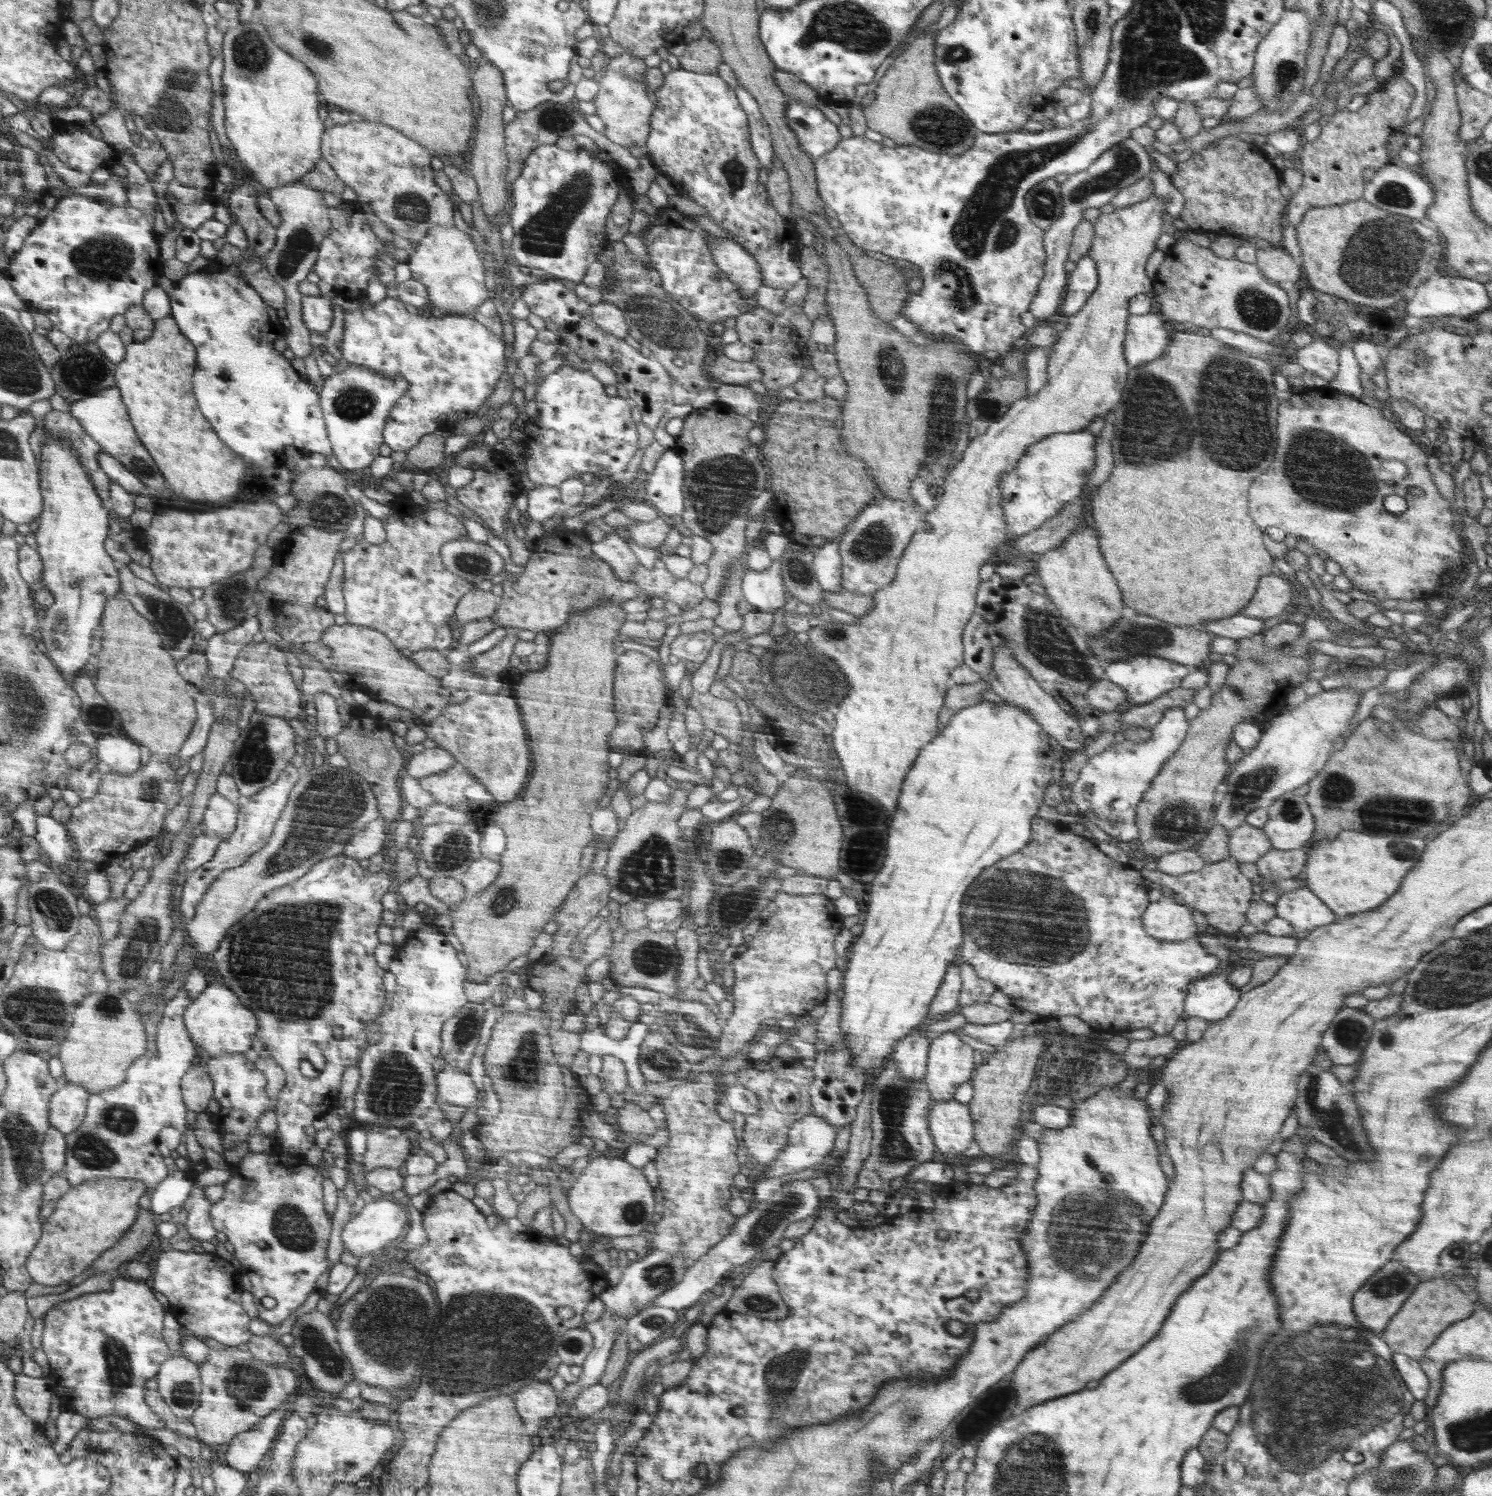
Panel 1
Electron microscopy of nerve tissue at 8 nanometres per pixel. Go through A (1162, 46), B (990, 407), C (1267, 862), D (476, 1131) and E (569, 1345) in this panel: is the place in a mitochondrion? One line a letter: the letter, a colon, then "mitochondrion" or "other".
A: mitochondrion
B: mitochondrion
C: other
D: other
E: mitochondrion

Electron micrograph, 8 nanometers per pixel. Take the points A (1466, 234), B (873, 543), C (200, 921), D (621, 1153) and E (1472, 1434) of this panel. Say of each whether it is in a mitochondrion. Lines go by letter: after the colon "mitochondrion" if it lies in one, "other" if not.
A: other
B: mitochondrion
C: other
D: other
E: mitochondrion

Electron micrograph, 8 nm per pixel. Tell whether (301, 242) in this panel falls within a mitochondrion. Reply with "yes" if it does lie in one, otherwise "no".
yes

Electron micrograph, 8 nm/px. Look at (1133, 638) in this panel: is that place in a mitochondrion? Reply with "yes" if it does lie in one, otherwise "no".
yes

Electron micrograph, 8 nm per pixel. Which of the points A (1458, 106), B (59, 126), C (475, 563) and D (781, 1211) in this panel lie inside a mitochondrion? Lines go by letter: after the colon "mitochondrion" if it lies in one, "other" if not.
A: other
B: other
C: mitochondrion
D: mitochondrion

